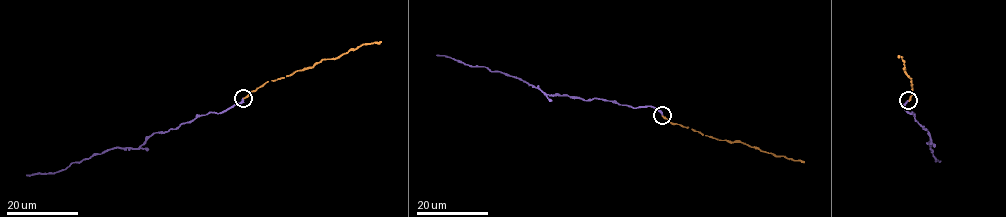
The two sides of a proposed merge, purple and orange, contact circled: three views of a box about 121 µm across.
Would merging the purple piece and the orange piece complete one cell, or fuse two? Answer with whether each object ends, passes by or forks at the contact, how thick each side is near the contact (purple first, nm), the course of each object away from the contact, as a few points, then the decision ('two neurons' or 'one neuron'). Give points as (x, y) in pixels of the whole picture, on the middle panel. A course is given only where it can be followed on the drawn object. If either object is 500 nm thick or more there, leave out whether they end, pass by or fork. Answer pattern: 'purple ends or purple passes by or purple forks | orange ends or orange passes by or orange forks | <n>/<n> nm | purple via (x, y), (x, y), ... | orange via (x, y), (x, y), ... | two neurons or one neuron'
purple ends | orange ends | 240/240 nm | purple via (662, 115), (651, 106), (635, 108), (595, 97), (583, 100), (550, 95), (499, 71), (436, 55) | orange via (662, 115), (670, 122), (717, 140), (740, 142), (804, 162) | one neuron

